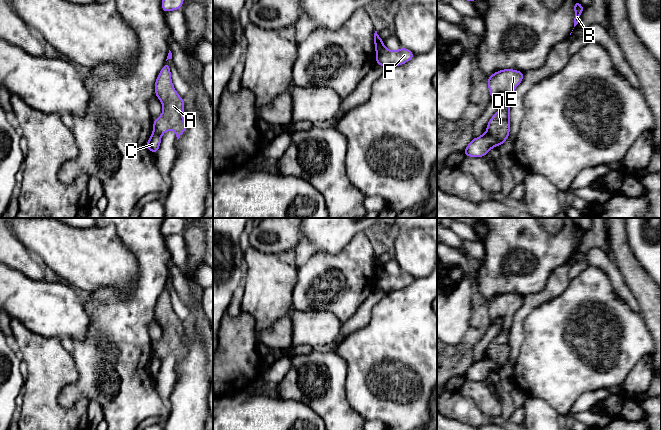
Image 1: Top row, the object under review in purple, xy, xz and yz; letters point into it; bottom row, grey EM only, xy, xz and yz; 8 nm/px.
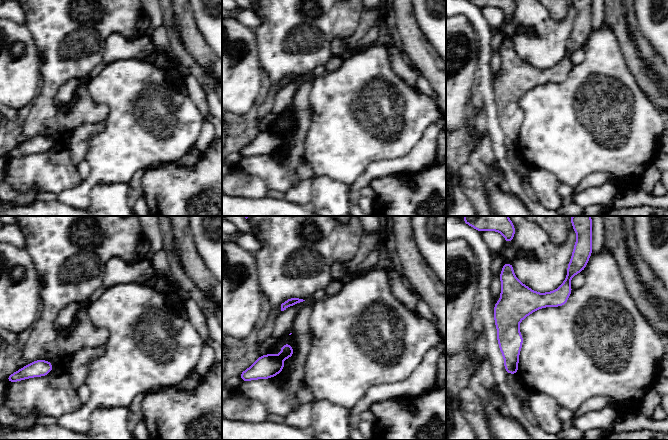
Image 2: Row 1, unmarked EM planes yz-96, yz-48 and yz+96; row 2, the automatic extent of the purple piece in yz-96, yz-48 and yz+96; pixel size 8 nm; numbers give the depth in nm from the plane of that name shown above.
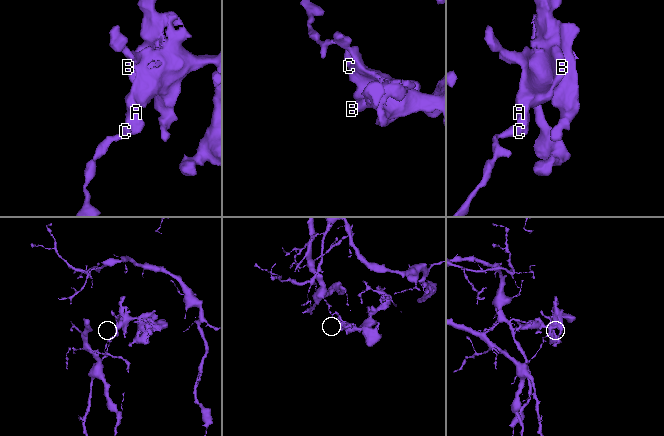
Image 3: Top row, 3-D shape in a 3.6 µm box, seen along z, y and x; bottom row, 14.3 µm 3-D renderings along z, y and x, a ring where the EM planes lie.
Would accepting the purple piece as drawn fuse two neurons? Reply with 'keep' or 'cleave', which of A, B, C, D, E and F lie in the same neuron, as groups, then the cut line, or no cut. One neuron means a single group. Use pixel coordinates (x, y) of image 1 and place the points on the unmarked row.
cleave | A B D E F / C | yz (487, 355), (495, 362), (498, 368)

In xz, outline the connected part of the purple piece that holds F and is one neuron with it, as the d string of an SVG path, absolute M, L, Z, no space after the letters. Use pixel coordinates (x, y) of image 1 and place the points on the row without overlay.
M383 271L376 277L376 288L386 292L397 291L410 285L415 278L409 273L401 271L399 274L391 275Z

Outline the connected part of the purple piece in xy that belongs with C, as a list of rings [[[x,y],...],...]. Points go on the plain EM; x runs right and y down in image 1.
[[[153,356],[146,367],[146,371],[155,379],[160,371],[161,360]]]

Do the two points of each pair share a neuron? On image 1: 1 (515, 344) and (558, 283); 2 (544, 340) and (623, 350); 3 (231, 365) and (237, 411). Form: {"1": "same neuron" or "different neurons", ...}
{"1": "same neuron", "2": "same neuron", "3": "different neurons"}

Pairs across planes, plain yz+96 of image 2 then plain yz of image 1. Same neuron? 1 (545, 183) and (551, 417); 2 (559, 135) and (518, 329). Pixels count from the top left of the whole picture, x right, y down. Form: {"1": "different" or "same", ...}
{"1": "same", "2": "different"}

